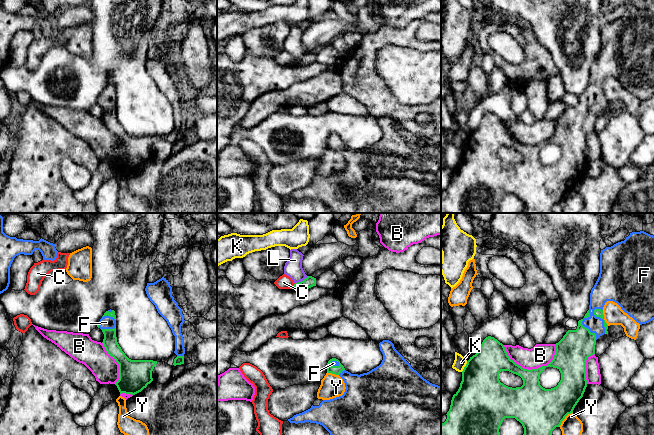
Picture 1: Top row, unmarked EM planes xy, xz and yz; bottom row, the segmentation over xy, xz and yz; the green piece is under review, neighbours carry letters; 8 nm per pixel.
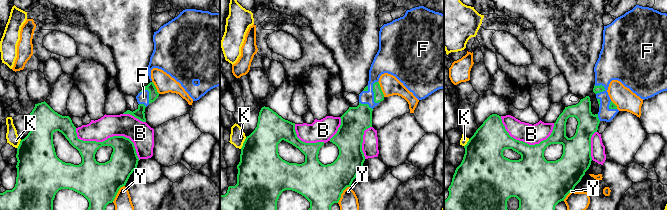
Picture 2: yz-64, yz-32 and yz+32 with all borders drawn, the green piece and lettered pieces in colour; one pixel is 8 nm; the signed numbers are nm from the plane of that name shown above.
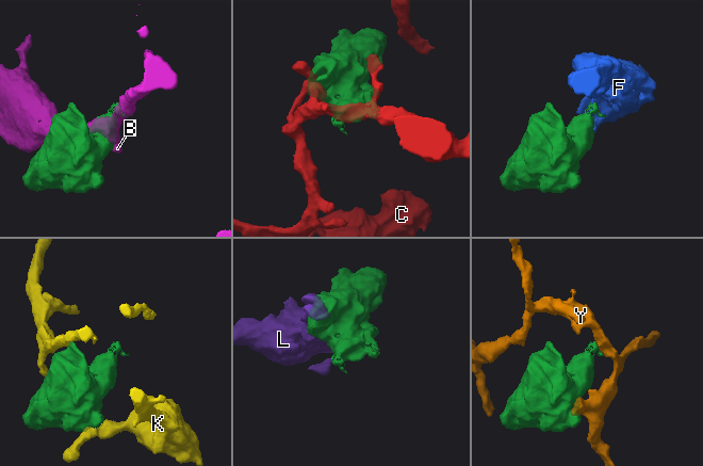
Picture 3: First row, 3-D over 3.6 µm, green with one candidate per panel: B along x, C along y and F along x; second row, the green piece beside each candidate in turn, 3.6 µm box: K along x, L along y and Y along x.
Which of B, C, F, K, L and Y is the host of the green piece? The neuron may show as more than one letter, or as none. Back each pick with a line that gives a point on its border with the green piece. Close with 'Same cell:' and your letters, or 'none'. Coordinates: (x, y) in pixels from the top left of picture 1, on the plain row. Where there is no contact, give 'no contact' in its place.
F: meets green in yz at (582, 101)
Same cell: F

